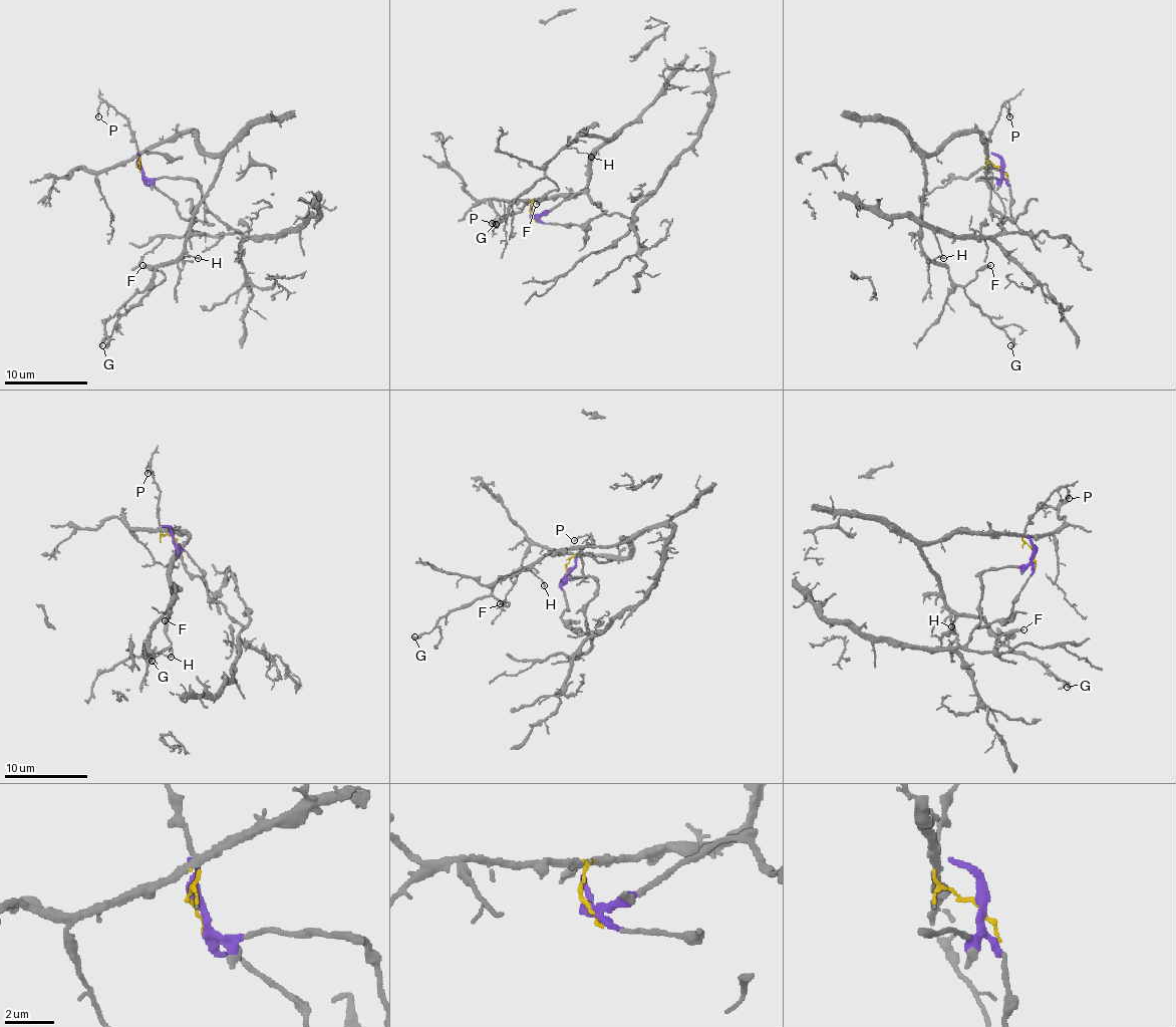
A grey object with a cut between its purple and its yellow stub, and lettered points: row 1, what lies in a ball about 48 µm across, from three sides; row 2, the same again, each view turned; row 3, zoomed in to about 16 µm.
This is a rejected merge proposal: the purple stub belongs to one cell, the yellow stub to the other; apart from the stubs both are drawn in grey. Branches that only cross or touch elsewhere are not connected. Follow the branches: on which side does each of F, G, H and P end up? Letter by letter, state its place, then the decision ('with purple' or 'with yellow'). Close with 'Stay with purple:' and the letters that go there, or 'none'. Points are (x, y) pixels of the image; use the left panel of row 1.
F: at (142, 265); with yellow
G: at (102, 345); with yellow
H: at (198, 258); with yellow
P: at (98, 116); with yellow
Stay with purple: none

